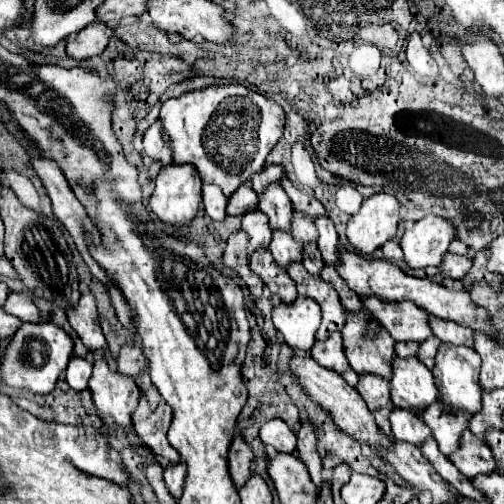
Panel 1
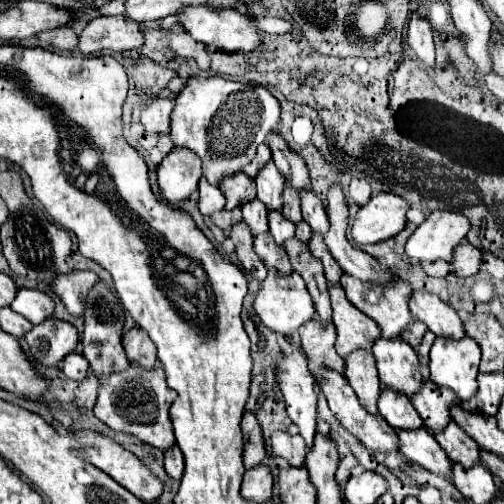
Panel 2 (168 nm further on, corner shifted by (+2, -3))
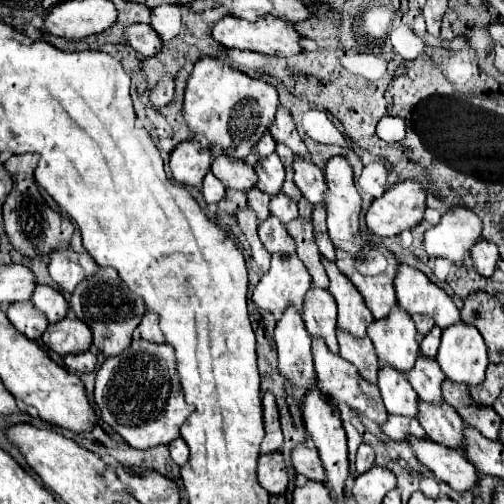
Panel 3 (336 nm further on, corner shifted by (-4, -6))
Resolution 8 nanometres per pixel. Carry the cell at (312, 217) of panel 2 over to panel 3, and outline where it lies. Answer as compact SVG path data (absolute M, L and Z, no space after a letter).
M298 157L294 159L294 183L312 207L324 205L324 193L328 191L328 185L324 173L312 161L304 161Z

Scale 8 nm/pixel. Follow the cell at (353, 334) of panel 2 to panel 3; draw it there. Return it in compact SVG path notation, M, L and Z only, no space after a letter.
M324 259L324 269L330 279L330 293L338 303L338 329L346 331L354 337L366 337L366 329L370 327L370 323L374 323L374 317L370 315L370 309L366 307L364 299L356 293L356 287L346 279L346 275L342 275L338 271L338 267L334 263L326 263L326 259Z

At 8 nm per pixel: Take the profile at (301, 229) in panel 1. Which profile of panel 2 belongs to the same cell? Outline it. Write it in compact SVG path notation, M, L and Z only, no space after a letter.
M288 180L284 182L284 206L282 206L282 214L292 220L294 224L298 224L302 220L300 214L300 196L294 188L288 188Z

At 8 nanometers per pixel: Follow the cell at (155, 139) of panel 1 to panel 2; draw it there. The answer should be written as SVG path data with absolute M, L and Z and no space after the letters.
M154 98L152 104L148 104L142 114L140 122L148 132L154 134L164 134L170 130L170 112L174 108L174 100L168 98Z

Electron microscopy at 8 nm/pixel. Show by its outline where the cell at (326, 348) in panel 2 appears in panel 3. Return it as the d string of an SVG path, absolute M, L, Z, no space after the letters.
M310 287L310 295L306 295L306 307L302 311L302 319L312 337L324 339L328 349L338 355L338 339L336 339L336 303L328 291L318 287Z

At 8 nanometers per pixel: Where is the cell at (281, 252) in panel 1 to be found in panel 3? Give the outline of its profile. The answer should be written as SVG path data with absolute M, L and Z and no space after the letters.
M282 193L282 195L278 195L278 199L272 199L272 201L270 201L270 213L276 215L282 225L286 225L286 223L290 223L292 219L298 217L298 207L294 205L294 201L290 201L290 199Z

